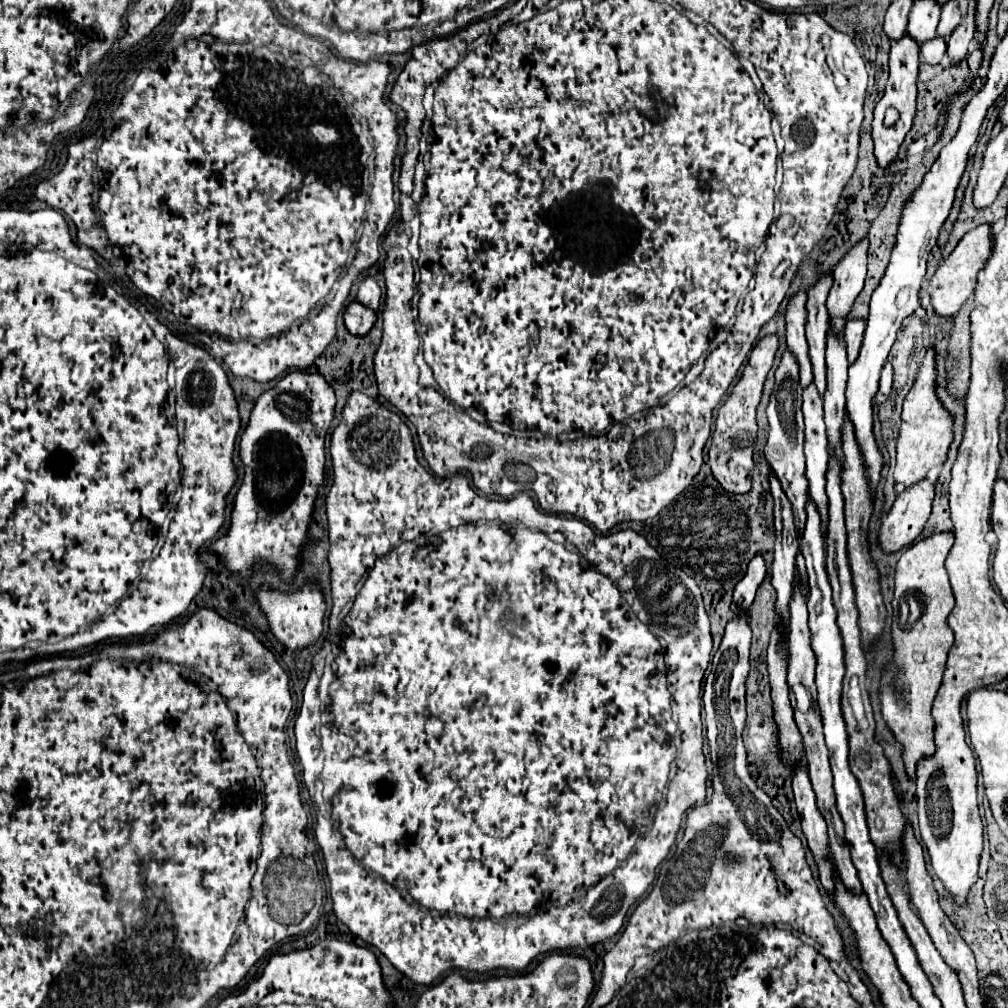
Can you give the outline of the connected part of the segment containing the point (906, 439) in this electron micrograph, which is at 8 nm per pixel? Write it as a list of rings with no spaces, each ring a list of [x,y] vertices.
[[[929,348],[923,360],[923,368],[917,376],[917,382],[903,402],[901,420],[903,424],[899,428],[899,438],[895,446],[897,464],[895,464],[893,478],[895,478],[895,488],[909,488],[921,482],[933,466],[939,466],[947,460],[949,444],[953,440],[953,418],[935,396],[935,352],[933,348]]]

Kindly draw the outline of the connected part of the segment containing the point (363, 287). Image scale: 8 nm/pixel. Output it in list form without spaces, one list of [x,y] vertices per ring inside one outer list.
[[[365,278],[361,284],[359,284],[359,292],[357,292],[357,300],[373,310],[379,310],[379,300],[381,300],[381,288],[377,284],[375,278]]]

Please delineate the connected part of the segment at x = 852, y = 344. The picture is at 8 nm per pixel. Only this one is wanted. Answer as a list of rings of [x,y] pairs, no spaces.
[[[847,320],[845,322],[845,340],[847,340],[847,354],[849,362],[857,360],[857,352],[861,348],[861,336],[865,334],[865,320]]]

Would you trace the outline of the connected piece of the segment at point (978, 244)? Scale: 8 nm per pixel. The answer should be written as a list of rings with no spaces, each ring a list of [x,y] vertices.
[[[983,224],[983,226],[977,226],[975,230],[967,232],[961,238],[961,242],[957,244],[957,248],[947,258],[943,258],[937,272],[931,276],[929,288],[927,288],[931,306],[937,316],[955,316],[961,310],[961,306],[965,304],[965,300],[969,296],[973,296],[975,286],[977,286],[977,272],[985,266],[985,260],[989,258],[991,242],[993,242],[993,238],[989,234],[989,226]]]

